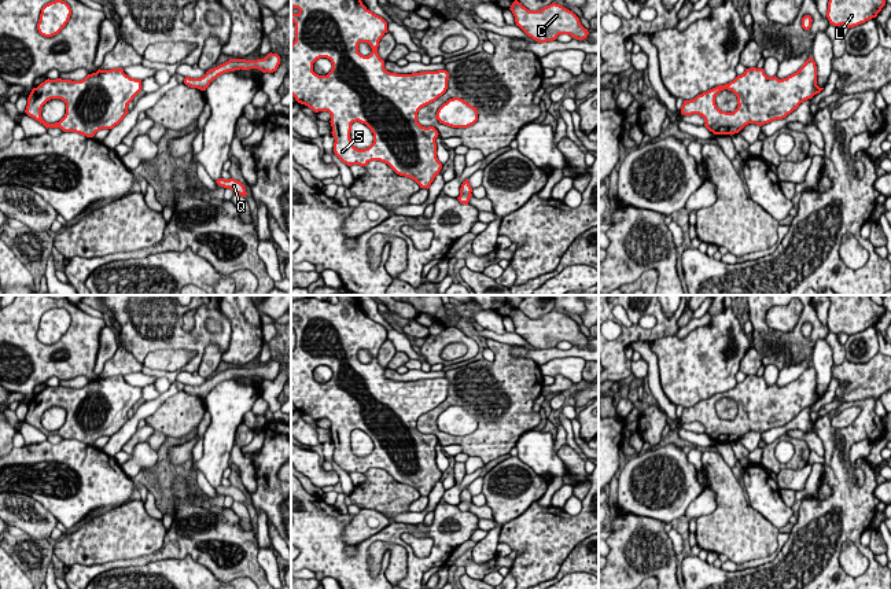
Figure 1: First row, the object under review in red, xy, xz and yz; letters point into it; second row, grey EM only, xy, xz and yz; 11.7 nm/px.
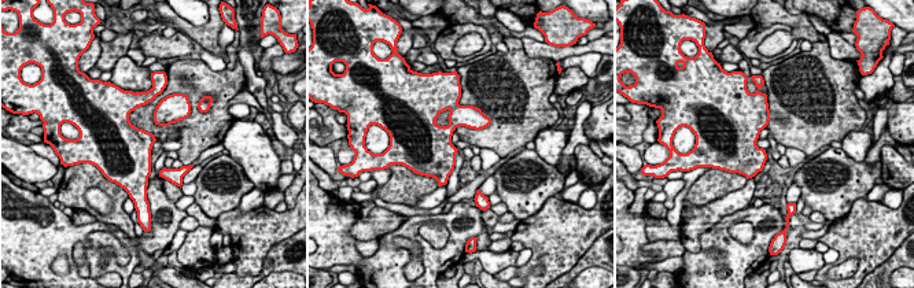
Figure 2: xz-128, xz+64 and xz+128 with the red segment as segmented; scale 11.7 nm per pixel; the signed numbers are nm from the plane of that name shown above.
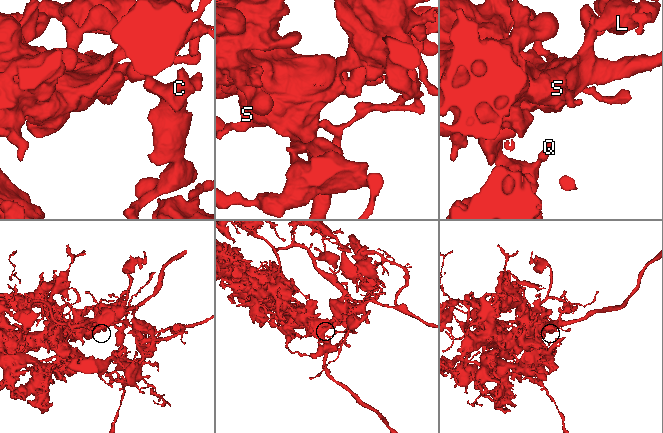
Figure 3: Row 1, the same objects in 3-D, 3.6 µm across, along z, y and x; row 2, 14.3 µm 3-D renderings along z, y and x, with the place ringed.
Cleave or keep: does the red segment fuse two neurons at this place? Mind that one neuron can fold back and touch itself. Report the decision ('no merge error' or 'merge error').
merge error

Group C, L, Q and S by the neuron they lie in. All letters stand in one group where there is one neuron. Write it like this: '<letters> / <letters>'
C L Q / S

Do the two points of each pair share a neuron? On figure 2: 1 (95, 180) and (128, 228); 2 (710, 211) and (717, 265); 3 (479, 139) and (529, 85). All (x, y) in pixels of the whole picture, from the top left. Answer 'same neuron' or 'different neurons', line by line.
1: same neuron
2: different neurons
3: same neuron

